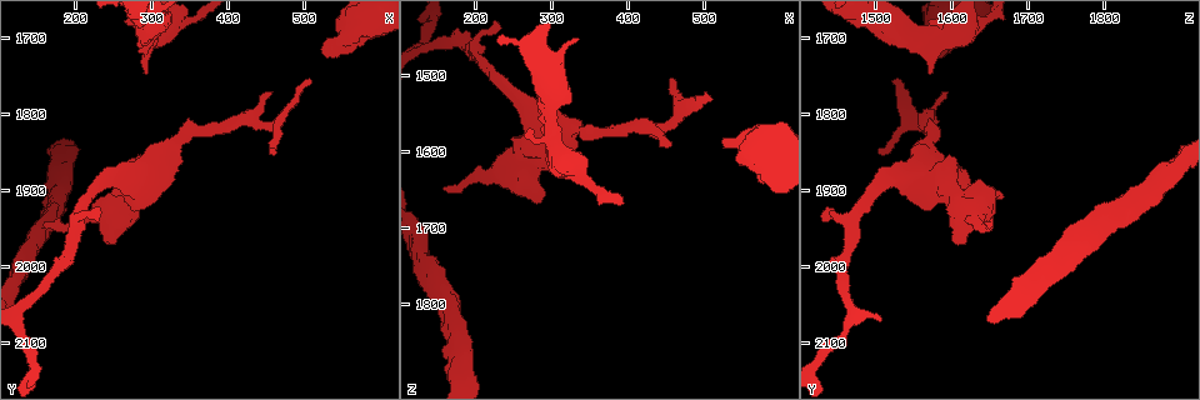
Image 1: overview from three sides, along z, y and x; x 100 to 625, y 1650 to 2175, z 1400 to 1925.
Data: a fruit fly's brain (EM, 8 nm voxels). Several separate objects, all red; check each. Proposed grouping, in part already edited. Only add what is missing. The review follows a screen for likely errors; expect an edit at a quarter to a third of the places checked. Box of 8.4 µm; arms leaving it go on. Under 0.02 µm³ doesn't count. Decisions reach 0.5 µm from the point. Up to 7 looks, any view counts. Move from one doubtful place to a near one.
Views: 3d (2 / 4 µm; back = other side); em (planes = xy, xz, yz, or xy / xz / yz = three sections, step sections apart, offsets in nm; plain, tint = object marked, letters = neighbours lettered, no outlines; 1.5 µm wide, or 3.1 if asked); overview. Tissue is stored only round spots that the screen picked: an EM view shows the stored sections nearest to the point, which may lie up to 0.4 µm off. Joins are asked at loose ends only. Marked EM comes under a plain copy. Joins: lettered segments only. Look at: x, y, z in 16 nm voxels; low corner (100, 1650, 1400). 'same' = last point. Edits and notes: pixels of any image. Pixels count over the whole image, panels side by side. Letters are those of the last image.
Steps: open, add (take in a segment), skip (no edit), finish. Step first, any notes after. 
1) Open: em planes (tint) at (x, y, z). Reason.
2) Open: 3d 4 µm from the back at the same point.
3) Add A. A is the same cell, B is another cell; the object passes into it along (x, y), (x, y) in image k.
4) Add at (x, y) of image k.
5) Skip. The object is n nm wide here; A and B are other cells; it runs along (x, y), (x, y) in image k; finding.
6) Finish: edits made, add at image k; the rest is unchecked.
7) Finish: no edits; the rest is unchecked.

Open: 3d 2 µm at (520, 1710, 1585). Stops while still wide.

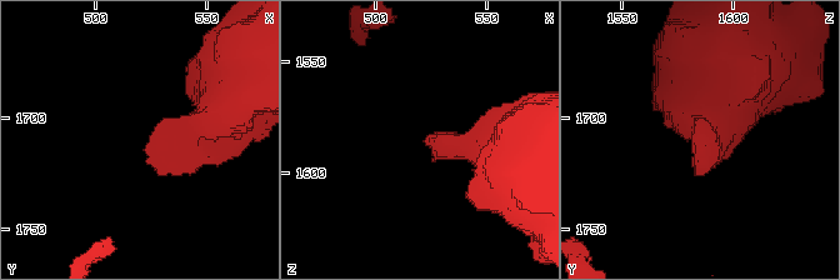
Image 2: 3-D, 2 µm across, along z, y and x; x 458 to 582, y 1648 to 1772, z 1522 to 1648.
Open: em xz step 8 (letters) at (522, 1715, 1585). Shape alone is not enough.

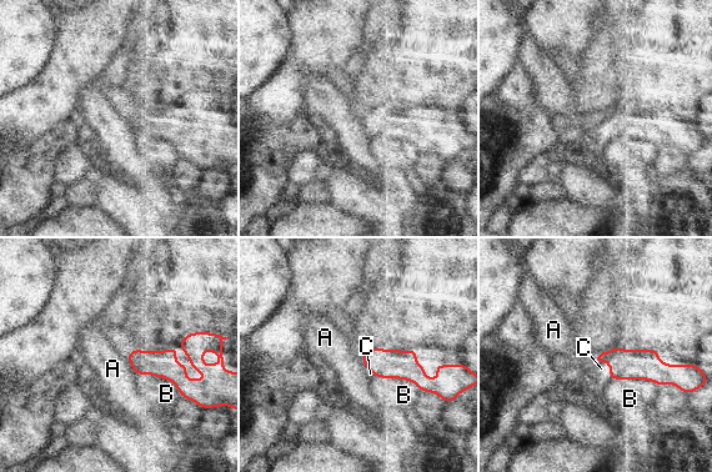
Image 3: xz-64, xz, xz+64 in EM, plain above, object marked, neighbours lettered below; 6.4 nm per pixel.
Open: em planes (letters) at the same point.

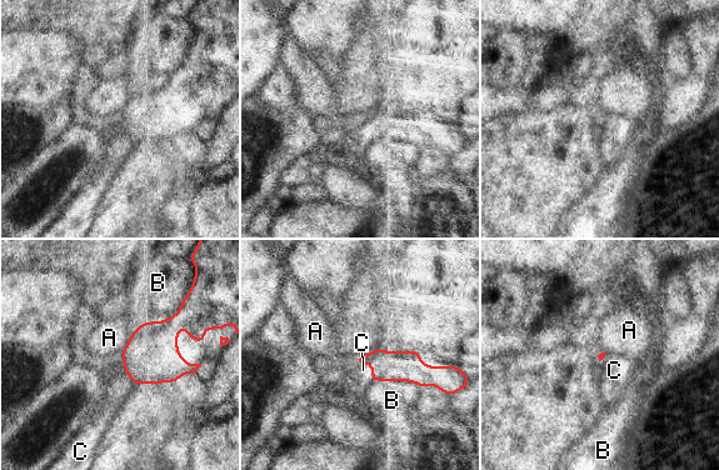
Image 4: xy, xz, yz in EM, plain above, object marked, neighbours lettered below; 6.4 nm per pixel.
Add C. The longest contact is with B, 320 nm; C is the same cell, A and B are other cells; it goes on there.

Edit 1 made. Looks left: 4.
Open: overview.

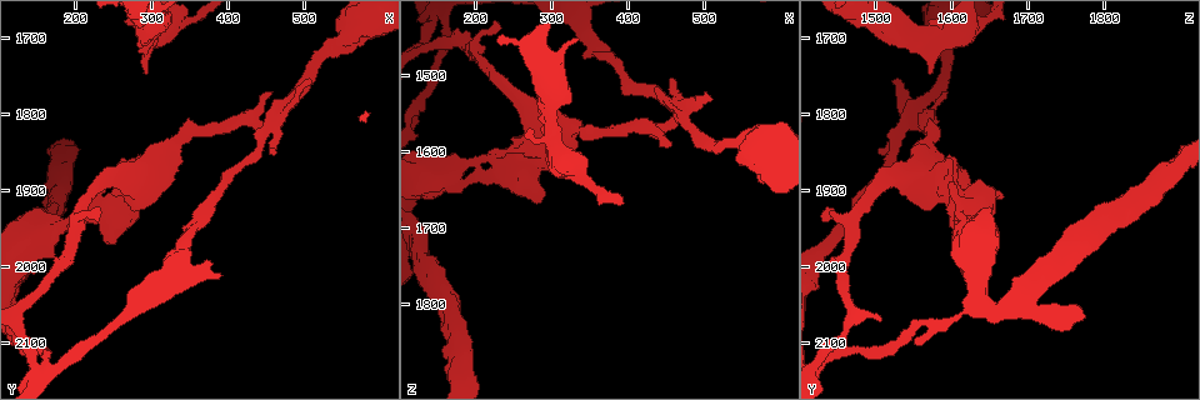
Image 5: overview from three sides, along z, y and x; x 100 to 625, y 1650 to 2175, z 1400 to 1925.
Open: em planes (letters) at (295, 1740, 1570). Branch stops here.

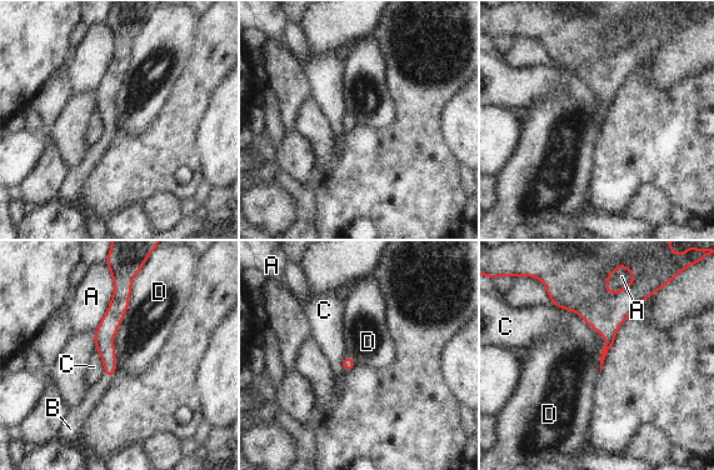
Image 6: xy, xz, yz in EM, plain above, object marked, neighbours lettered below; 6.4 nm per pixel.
Add B. B is the same cell, A, C and D are other cells; the object passes into it along (104, 336), (108, 375), (95, 391) in image 6; it goes on there.

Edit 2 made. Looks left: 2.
Finish: edits made, add at image 4, add at image 6; the rest is unchecked.

